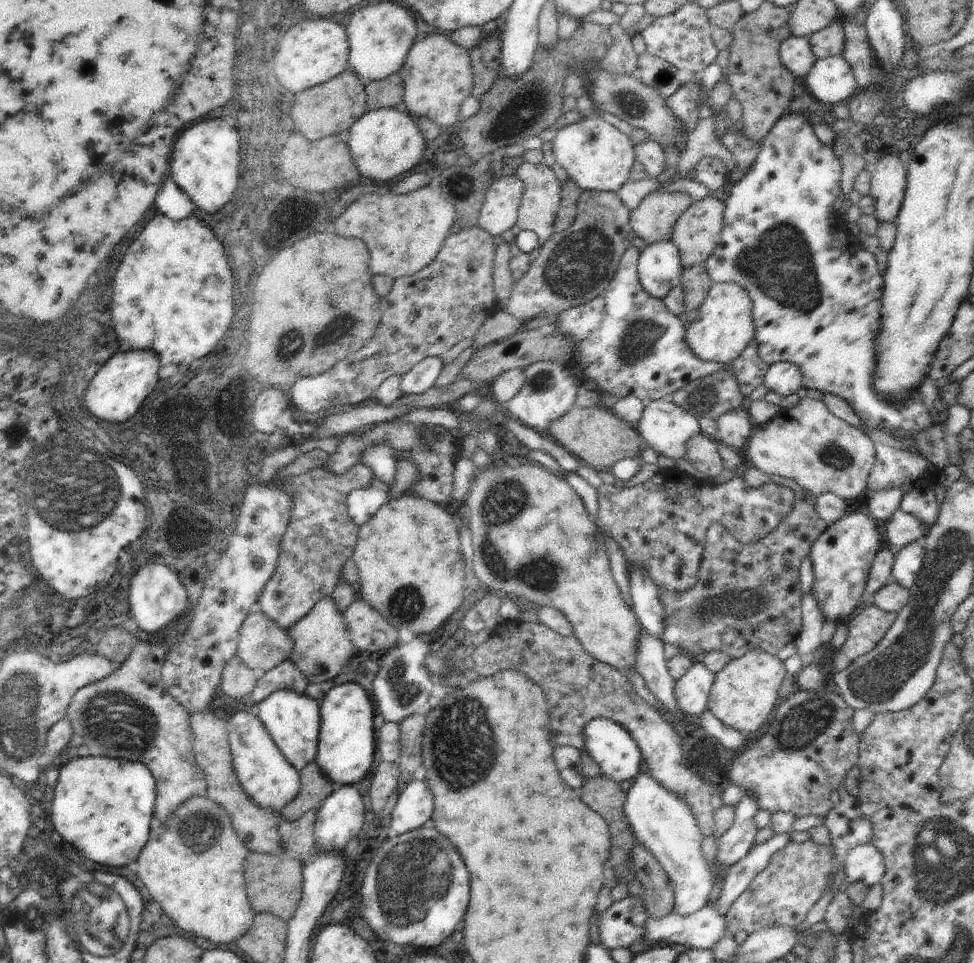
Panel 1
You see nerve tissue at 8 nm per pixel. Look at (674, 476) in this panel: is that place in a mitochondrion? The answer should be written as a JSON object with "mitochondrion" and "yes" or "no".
{"mitochondrion":"no"}

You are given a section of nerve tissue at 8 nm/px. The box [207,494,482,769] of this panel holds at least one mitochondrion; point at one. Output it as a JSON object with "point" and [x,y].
{"point":[406,603]}

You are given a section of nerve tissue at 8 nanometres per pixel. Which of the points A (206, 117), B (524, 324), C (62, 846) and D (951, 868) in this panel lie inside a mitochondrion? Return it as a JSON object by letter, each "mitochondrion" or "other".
{"A":"other","B":"other","C":"other","D":"mitochondrion"}

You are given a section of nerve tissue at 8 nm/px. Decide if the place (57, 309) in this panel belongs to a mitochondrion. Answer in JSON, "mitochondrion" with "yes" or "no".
{"mitochondrion":"yes"}

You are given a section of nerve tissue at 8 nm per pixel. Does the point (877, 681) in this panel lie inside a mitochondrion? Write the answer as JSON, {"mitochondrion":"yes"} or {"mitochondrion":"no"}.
{"mitochondrion":"yes"}

